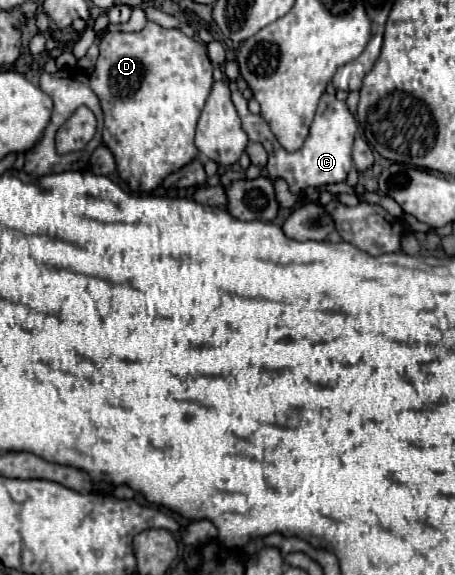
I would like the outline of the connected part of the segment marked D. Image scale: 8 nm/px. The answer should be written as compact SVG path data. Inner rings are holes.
M149 21L145 29L137 33L113 31L99 41L99 59L95 71L91 73L91 89L99 97L105 115L103 143L109 147L117 161L119 177L133 191L149 193L161 185L169 173L197 159L199 151L193 143L195 125L211 93L211 87L213 67L207 57L207 47L197 39L189 39L179 29L165 29Z

